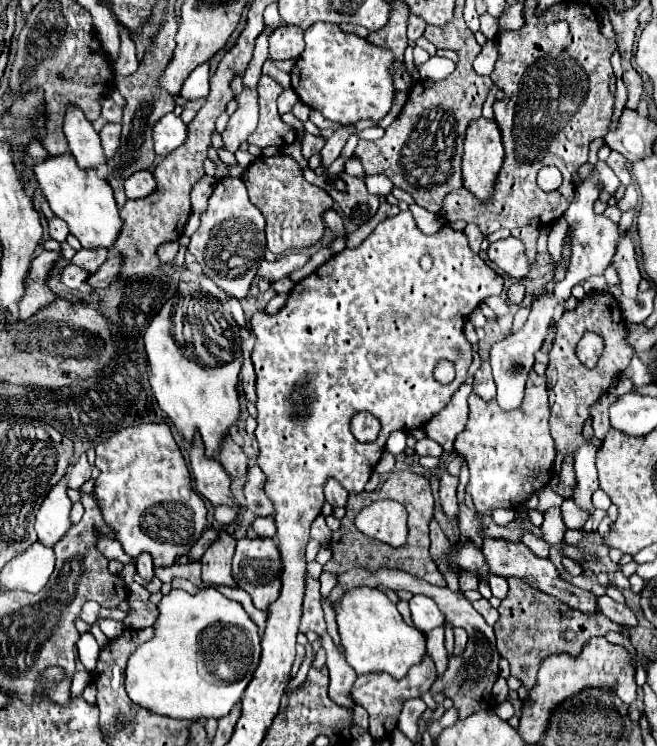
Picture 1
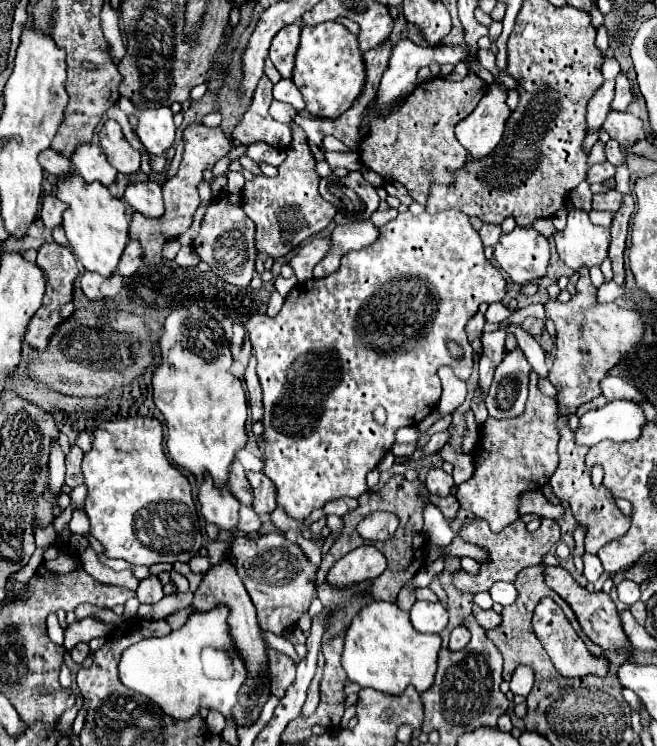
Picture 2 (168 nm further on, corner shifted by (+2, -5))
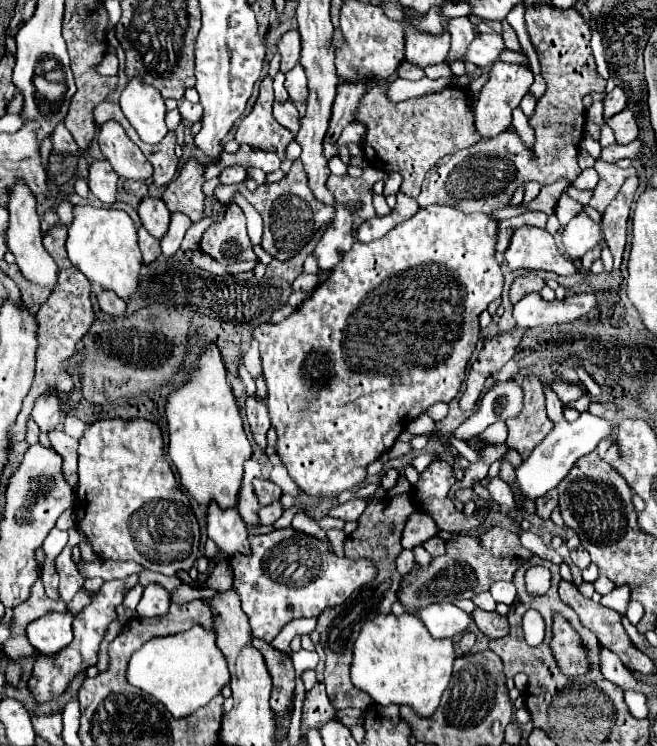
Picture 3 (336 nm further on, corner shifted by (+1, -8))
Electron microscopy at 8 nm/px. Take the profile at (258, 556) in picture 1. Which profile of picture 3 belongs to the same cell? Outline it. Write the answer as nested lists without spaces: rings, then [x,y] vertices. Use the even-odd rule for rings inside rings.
[[[293,528],[273,530],[263,536],[249,536],[251,554],[235,554],[229,562],[233,568],[233,588],[241,596],[241,604],[245,614],[249,616],[249,624],[255,638],[271,642],[285,624],[297,618],[319,616],[323,608],[343,604],[355,590],[373,582],[377,578],[377,566],[371,560],[349,560],[339,558],[327,550],[327,542],[319,542],[313,536],[305,536],[303,532],[295,532]]]

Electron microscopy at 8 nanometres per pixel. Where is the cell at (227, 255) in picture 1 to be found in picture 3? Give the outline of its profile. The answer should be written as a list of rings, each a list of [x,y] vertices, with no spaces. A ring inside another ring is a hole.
[[[233,204],[227,210],[227,216],[221,224],[209,226],[203,232],[201,250],[217,262],[226,265],[229,264],[229,258],[237,262],[257,260],[247,236],[245,214],[237,204]]]

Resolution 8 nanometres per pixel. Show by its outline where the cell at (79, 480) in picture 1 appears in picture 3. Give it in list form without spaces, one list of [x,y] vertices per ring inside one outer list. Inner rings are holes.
[[[53,430],[49,432],[49,440],[53,448],[63,458],[63,478],[71,486],[71,490],[77,490],[77,440],[67,436],[65,432]]]

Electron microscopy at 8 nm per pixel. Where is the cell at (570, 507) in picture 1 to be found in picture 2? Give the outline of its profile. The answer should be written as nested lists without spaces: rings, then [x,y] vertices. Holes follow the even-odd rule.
[[[526,491],[524,495],[520,495],[520,507],[518,507],[518,513],[524,515],[524,513],[534,513],[538,517],[550,517],[550,519],[556,519],[556,517],[562,517],[564,509],[562,505],[552,505],[544,495],[542,491]]]

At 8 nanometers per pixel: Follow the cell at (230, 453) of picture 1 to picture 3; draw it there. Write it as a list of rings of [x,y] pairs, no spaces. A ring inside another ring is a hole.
[[[241,486],[239,490],[239,502],[237,502],[237,510],[239,514],[243,516],[245,524],[257,524],[257,512],[259,512],[259,502],[257,502],[257,496],[253,492],[251,486]]]

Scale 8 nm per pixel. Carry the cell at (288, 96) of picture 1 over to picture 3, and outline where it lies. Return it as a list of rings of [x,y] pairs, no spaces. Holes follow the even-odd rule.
[[[283,102],[283,104],[273,104],[273,116],[275,120],[285,126],[287,130],[291,130],[293,134],[297,134],[297,128],[299,128],[299,112],[295,108],[293,102]]]

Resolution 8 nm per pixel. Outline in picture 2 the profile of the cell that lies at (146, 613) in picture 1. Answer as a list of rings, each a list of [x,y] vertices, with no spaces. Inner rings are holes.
[[[222,561],[220,565],[210,567],[210,571],[206,573],[204,581],[200,583],[198,591],[194,593],[194,603],[192,609],[182,609],[172,613],[170,617],[166,617],[166,621],[170,623],[172,629],[180,629],[184,625],[184,621],[188,621],[188,617],[192,615],[192,611],[210,611],[216,605],[226,605],[230,609],[228,615],[228,627],[230,627],[230,637],[234,643],[234,649],[240,653],[240,659],[246,663],[246,671],[248,677],[244,681],[244,685],[240,687],[240,701],[236,703],[236,709],[232,709],[232,721],[240,727],[240,725],[252,725],[258,721],[260,711],[264,707],[264,703],[270,697],[270,673],[268,673],[268,661],[266,661],[266,643],[264,643],[264,635],[262,629],[258,627],[258,619],[256,619],[256,609],[250,601],[250,595],[246,593],[246,587],[242,585],[242,579],[238,577],[236,569],[232,567],[230,561]],[[256,695],[258,703],[254,707],[250,707],[250,697]]]

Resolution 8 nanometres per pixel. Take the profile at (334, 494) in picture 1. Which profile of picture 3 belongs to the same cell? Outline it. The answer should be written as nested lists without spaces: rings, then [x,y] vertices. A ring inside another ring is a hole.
[[[355,498],[355,500],[349,500],[345,504],[339,504],[339,506],[333,506],[329,510],[329,516],[333,518],[341,518],[341,520],[357,520],[365,510],[365,500],[361,498]]]

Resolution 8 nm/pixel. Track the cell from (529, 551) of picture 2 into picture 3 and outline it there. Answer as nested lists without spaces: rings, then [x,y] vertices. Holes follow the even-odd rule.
[[[493,526],[491,530],[473,536],[473,534],[453,534],[453,540],[447,542],[447,554],[433,560],[429,568],[415,568],[403,578],[399,602],[407,608],[421,608],[433,602],[453,602],[463,598],[473,598],[479,592],[487,592],[489,586],[497,580],[511,582],[515,570],[529,560],[533,552],[525,550],[519,544],[519,536],[511,530]]]

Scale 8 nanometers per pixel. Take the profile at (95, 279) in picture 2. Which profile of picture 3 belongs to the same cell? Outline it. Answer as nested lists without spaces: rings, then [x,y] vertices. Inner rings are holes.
[[[101,288],[101,292],[97,294],[97,302],[99,302],[99,308],[109,316],[123,316],[125,314],[125,302],[113,290]]]

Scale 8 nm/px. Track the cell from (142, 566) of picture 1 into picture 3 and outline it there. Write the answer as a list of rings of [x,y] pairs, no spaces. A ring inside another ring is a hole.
[[[149,584],[143,590],[143,598],[137,604],[137,614],[139,616],[163,616],[169,610],[169,592],[161,584]]]

